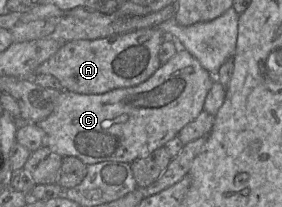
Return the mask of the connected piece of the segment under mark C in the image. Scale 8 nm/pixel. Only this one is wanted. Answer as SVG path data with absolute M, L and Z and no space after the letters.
M179 48L174 56L172 56L165 64L162 64L154 74L146 81L132 87L118 88L110 90L103 94L79 94L68 90L61 91L61 95L58 99L58 104L54 108L53 112L44 120L40 121L36 125L45 132L45 146L50 148L53 152L57 153L61 157L73 156L80 159L86 165L96 164L105 161L119 161L132 163L136 159L149 155L154 150L164 146L169 140L176 137L180 130L196 119L200 112L204 110L204 101L206 95L210 91L214 78L207 70L205 70L200 62L191 55L187 50Z

